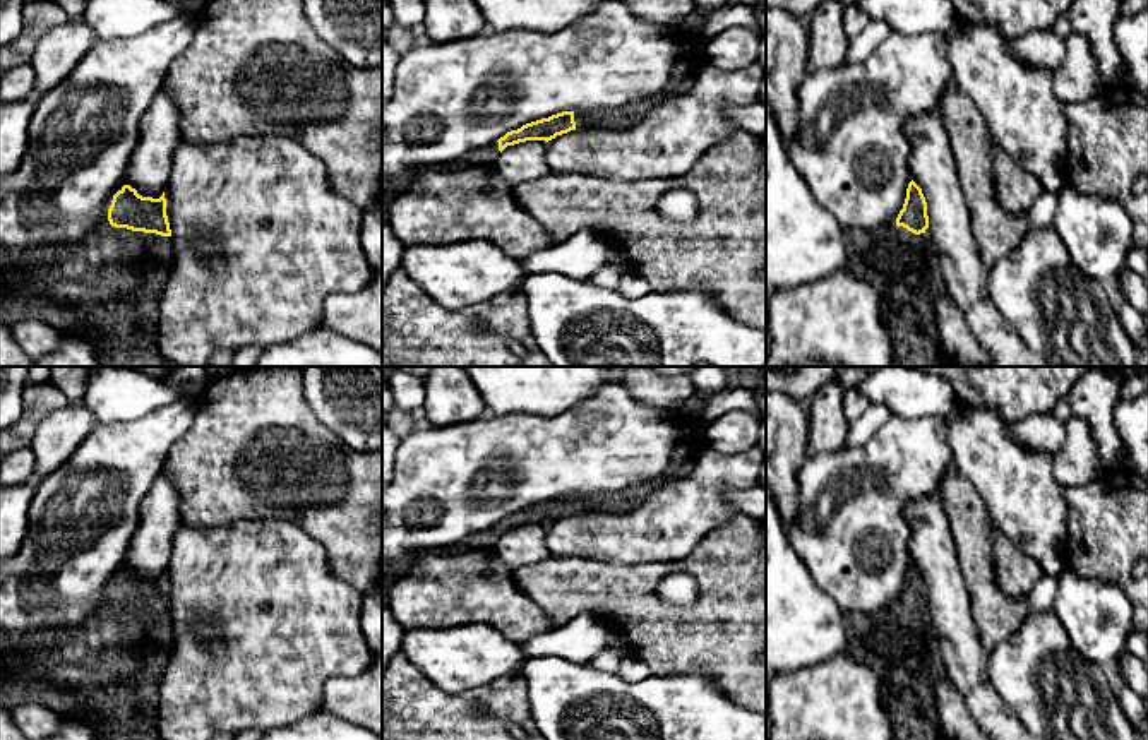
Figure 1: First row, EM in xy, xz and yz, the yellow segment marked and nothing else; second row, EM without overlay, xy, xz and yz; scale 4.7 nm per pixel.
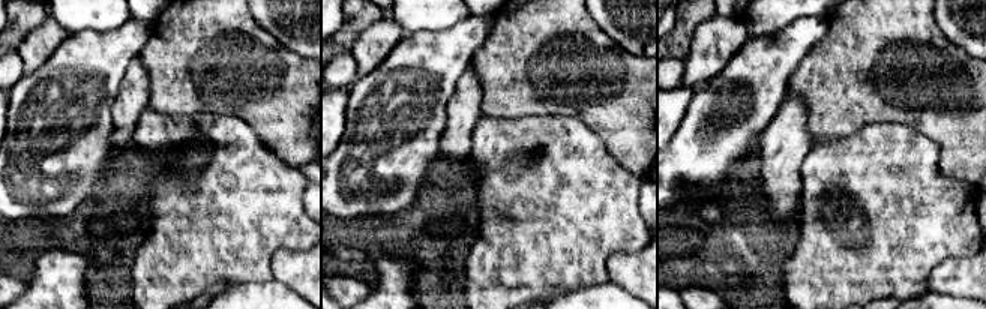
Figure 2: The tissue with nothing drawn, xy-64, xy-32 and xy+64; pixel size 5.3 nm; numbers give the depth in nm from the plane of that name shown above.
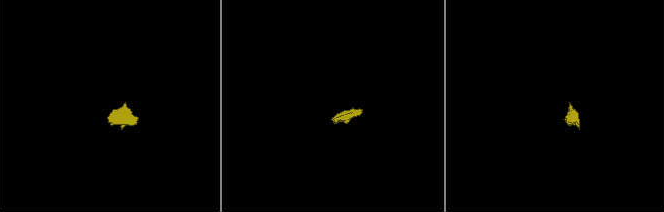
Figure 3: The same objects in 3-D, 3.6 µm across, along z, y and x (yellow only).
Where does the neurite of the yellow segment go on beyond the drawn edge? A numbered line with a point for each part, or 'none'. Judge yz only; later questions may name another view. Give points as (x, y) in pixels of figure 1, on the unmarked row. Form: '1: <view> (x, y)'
1: yz (903, 651)

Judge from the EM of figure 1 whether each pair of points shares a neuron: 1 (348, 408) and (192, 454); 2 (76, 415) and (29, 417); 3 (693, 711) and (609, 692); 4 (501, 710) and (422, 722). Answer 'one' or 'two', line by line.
1: two
2: two
3: one
4: one

